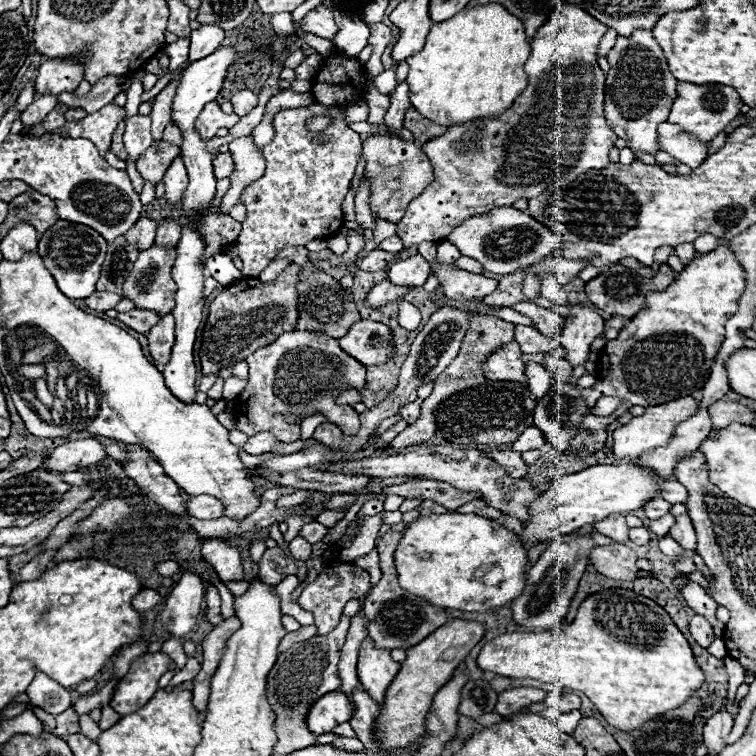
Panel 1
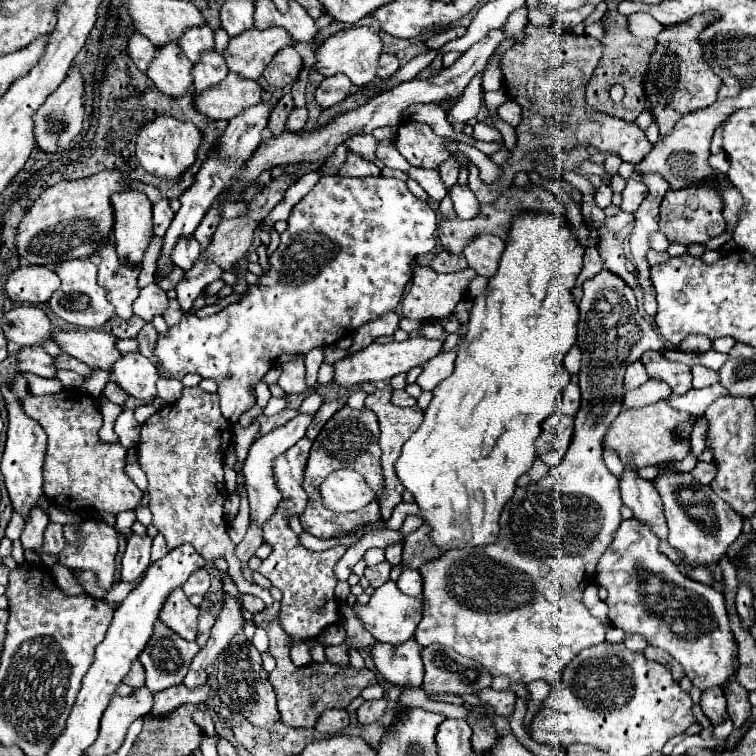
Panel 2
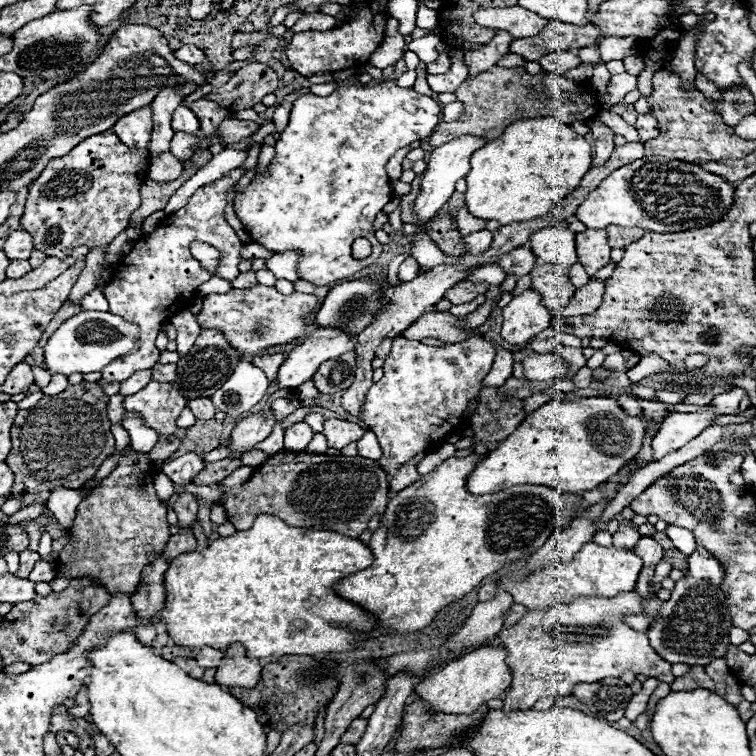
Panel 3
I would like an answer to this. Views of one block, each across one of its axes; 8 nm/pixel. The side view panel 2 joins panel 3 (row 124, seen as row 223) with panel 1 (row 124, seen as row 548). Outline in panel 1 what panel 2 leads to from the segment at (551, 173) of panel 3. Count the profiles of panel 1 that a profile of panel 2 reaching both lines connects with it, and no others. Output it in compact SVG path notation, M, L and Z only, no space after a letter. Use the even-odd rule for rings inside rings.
M480 4L476 8L466 8L450 20L434 22L424 48L418 54L406 58L410 66L406 78L406 84L410 86L410 104L424 118L442 126L498 116L506 112L508 106L512 106L514 98L528 86L528 78L524 74L524 62L528 60L528 56L530 40L524 34L524 26L502 4Z

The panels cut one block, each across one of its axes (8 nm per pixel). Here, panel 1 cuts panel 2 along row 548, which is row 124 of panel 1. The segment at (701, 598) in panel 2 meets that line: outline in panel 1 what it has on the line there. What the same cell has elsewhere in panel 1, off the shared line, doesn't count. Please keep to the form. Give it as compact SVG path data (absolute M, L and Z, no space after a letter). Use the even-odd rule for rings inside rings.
M636 30L630 38L618 36L608 54L610 72L606 76L604 118L616 136L624 138L634 152L658 152L658 124L668 120L672 100L676 98L678 80L670 74L664 54L660 52L652 32Z

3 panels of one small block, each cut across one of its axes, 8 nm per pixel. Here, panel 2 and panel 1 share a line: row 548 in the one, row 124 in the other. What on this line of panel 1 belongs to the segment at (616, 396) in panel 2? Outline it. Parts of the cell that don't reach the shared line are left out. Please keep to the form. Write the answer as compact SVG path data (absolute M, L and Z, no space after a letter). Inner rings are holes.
M562 4L534 34L532 52L526 60L528 86L512 102L508 112L492 120L474 120L470 124L452 124L444 136L436 136L422 144L422 152L434 168L432 184L416 196L406 216L398 222L398 236L404 246L426 240L444 240L464 220L484 214L498 206L512 206L520 198L536 198L544 188L560 180L576 180L592 168L608 166L608 150L614 146L616 134L604 120L604 72L596 66L596 48L606 34L606 26L588 16L576 4Z

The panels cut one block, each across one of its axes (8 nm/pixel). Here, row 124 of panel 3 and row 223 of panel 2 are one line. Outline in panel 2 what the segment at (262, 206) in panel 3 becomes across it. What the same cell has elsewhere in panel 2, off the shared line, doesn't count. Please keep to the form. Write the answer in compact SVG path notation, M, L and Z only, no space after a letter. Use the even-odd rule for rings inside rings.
M322 176L292 208L286 222L288 228L280 234L280 246L268 258L270 270L258 278L256 286L250 286L240 302L208 318L186 312L166 334L158 334L154 346L162 378L182 380L190 372L212 378L218 384L222 416L230 422L236 422L238 416L256 402L248 388L254 388L262 380L280 354L306 354L312 348L332 346L362 324L396 310L412 278L414 258L436 246L434 210L424 200L416 198L406 182L384 176Z

